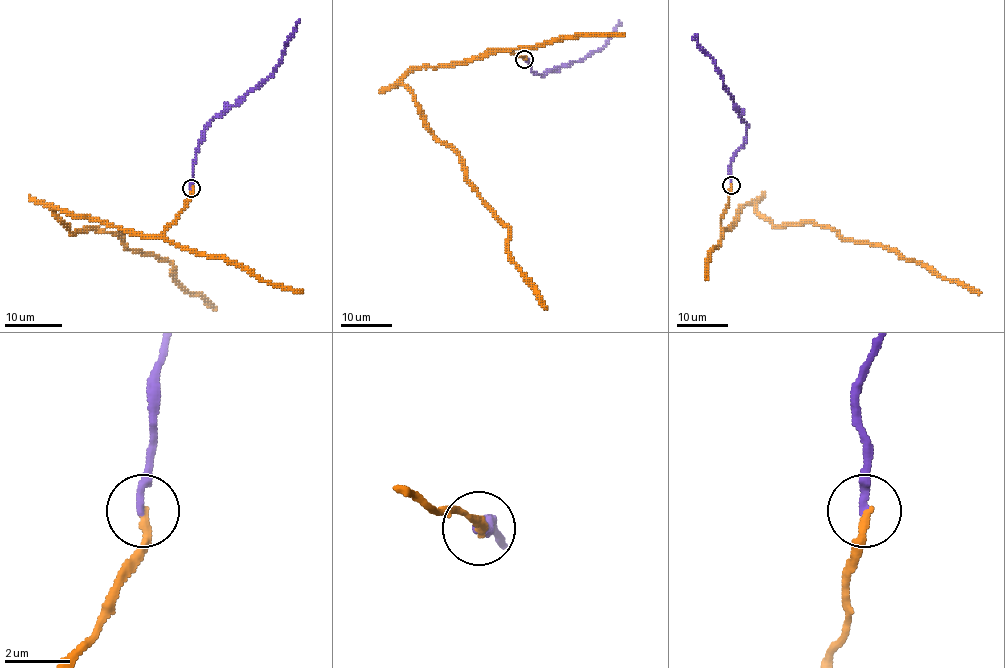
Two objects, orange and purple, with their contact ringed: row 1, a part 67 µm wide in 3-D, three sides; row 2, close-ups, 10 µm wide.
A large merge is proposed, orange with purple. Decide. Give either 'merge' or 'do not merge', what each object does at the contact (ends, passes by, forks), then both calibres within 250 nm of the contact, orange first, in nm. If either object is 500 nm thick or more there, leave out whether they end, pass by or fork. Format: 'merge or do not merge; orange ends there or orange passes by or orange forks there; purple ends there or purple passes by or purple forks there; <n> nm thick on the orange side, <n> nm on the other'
merge; orange ends there; purple ends there; 240 nm thick on the orange side, 240 nm on the other

